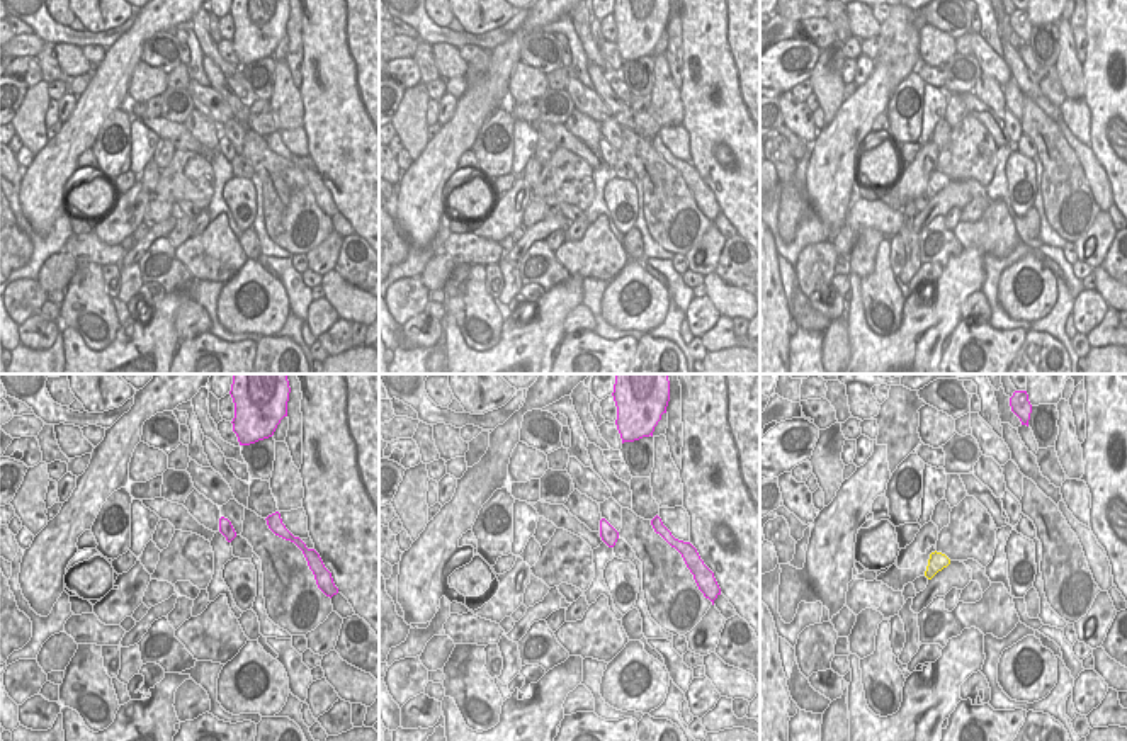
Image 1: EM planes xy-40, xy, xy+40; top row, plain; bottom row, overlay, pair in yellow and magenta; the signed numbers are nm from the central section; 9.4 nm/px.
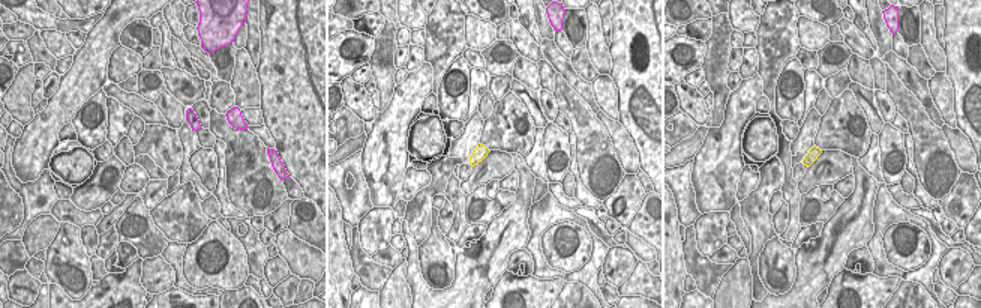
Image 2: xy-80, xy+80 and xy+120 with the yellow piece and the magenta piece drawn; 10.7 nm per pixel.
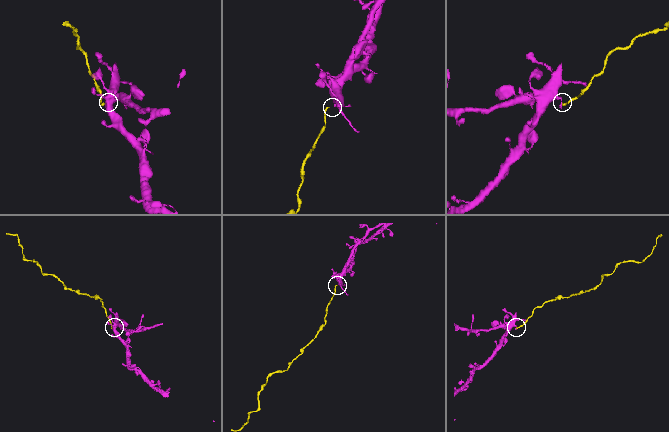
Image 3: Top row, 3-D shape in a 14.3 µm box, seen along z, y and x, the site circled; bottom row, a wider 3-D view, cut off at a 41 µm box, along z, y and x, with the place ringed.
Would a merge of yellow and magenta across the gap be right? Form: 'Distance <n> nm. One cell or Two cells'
Distance 1450 nm. Two cells.

